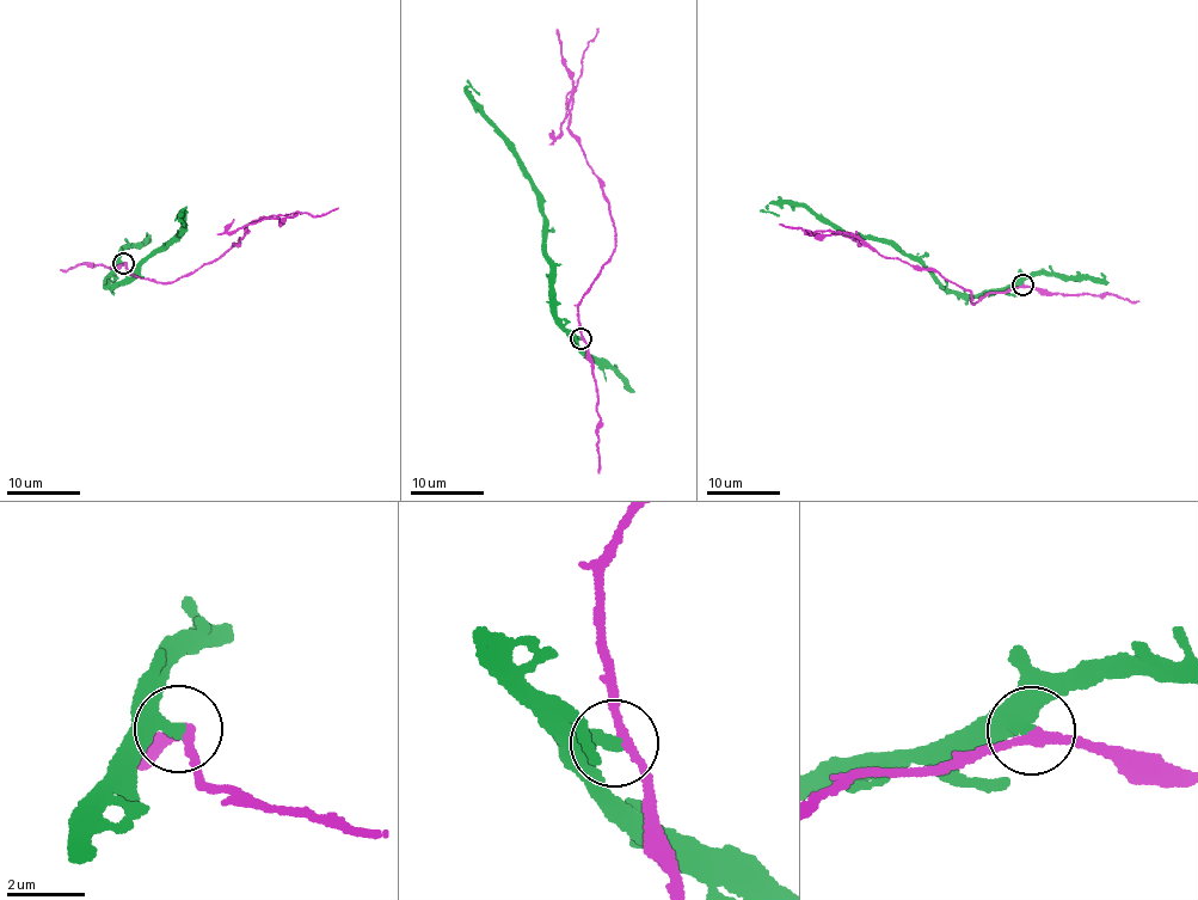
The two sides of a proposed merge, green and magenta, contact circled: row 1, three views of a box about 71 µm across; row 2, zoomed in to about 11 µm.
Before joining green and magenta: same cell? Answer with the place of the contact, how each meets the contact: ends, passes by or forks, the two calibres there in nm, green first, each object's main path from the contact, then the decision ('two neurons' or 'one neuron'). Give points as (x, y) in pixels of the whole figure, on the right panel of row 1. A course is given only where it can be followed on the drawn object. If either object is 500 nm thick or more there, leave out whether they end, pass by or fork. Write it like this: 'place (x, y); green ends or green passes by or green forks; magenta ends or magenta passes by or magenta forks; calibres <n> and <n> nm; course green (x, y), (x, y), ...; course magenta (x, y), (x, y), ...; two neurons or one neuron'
place (1023, 285); green ends; magenta passes by; calibres 440 and 240 nm; course green (1023, 285), (959, 298), (946, 293), (923, 265), (890, 243), (841, 232), (803, 207), (768, 204), (780, 216); course magenta (1023, 285), (972, 304), (969, 288), (938, 273), (879, 256), (847, 233), (811, 236), (808, 230); two neurons

